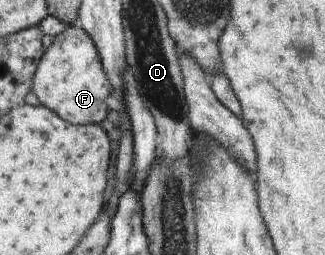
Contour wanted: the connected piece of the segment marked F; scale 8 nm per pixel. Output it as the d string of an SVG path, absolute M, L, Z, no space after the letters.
M81 25L68 26L46 51L35 78L34 93L41 103L75 125L101 125L110 108L105 99L111 93L111 83L95 46L94 39Z

